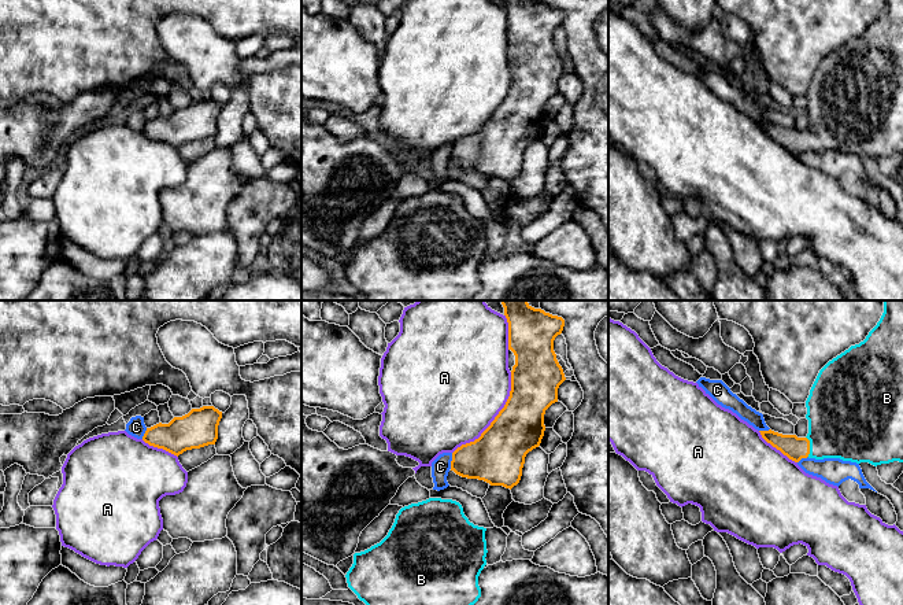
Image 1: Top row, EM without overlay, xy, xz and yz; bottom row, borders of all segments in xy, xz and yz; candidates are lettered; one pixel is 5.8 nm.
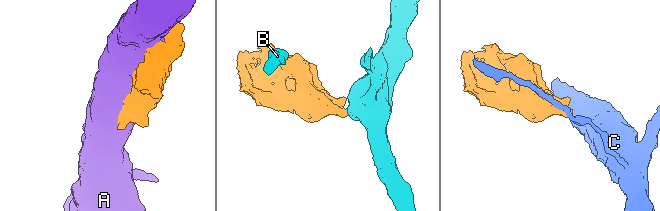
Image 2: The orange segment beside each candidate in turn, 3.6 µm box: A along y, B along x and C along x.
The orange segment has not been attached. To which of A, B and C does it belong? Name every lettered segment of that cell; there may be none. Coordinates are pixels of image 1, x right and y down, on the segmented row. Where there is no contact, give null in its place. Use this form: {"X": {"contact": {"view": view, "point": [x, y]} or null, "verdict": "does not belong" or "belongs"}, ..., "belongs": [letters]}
{"A": {"contact": {"view": "xz", "point": [495, 417]}, "verdict": "does not belong"}, "B": {"contact": {"view": "yz", "point": [809, 446]}, "verdict": "belongs"}, "C": {"contact": {"view": "xz", "point": [451, 461]}, "verdict": "does not belong"}, "belongs": ["B"]}

